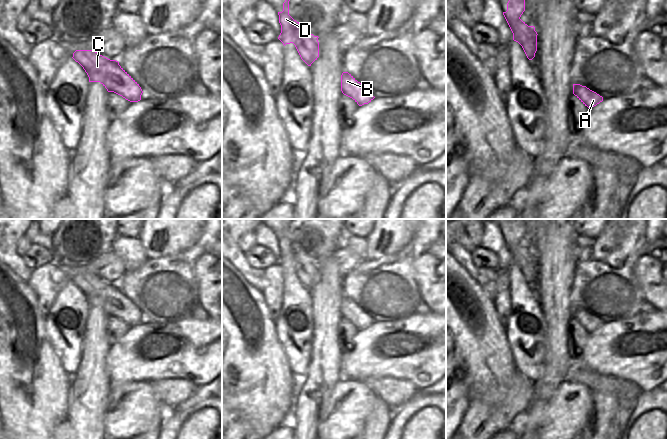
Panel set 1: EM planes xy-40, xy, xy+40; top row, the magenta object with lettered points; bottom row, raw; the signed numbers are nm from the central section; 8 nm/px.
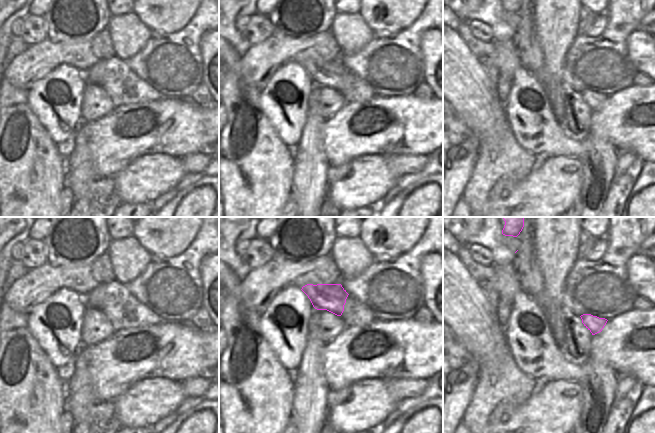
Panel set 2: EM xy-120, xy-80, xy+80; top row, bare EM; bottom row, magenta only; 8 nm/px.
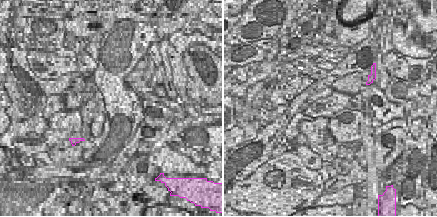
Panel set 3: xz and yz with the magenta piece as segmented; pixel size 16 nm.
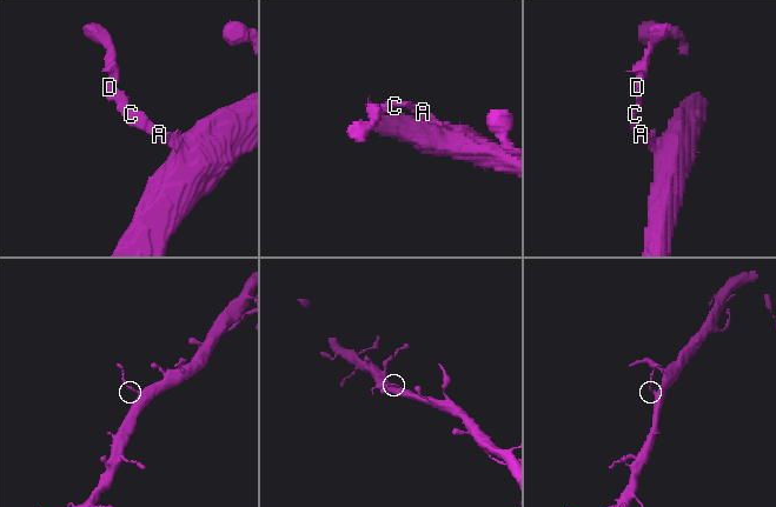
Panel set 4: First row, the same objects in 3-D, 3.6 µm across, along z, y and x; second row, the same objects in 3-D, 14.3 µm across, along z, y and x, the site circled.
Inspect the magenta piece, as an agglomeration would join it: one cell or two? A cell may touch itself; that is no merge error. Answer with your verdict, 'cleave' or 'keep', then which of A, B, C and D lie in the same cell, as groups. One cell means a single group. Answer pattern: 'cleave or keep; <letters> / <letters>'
cleave; A B C / D

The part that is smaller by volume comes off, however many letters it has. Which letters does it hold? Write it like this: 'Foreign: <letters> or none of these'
Foreign: D.

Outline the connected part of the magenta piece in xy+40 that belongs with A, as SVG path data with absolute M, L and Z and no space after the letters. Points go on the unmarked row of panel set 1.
M573 308L573 318L588 332L592 332L603 325L602 320L580 308Z

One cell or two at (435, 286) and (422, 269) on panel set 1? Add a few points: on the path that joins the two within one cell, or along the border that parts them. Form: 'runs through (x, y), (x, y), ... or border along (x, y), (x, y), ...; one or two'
runs through (431, 282), (425, 273); one

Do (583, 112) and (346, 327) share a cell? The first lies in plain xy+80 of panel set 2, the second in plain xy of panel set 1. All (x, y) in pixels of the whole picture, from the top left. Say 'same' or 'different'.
same

